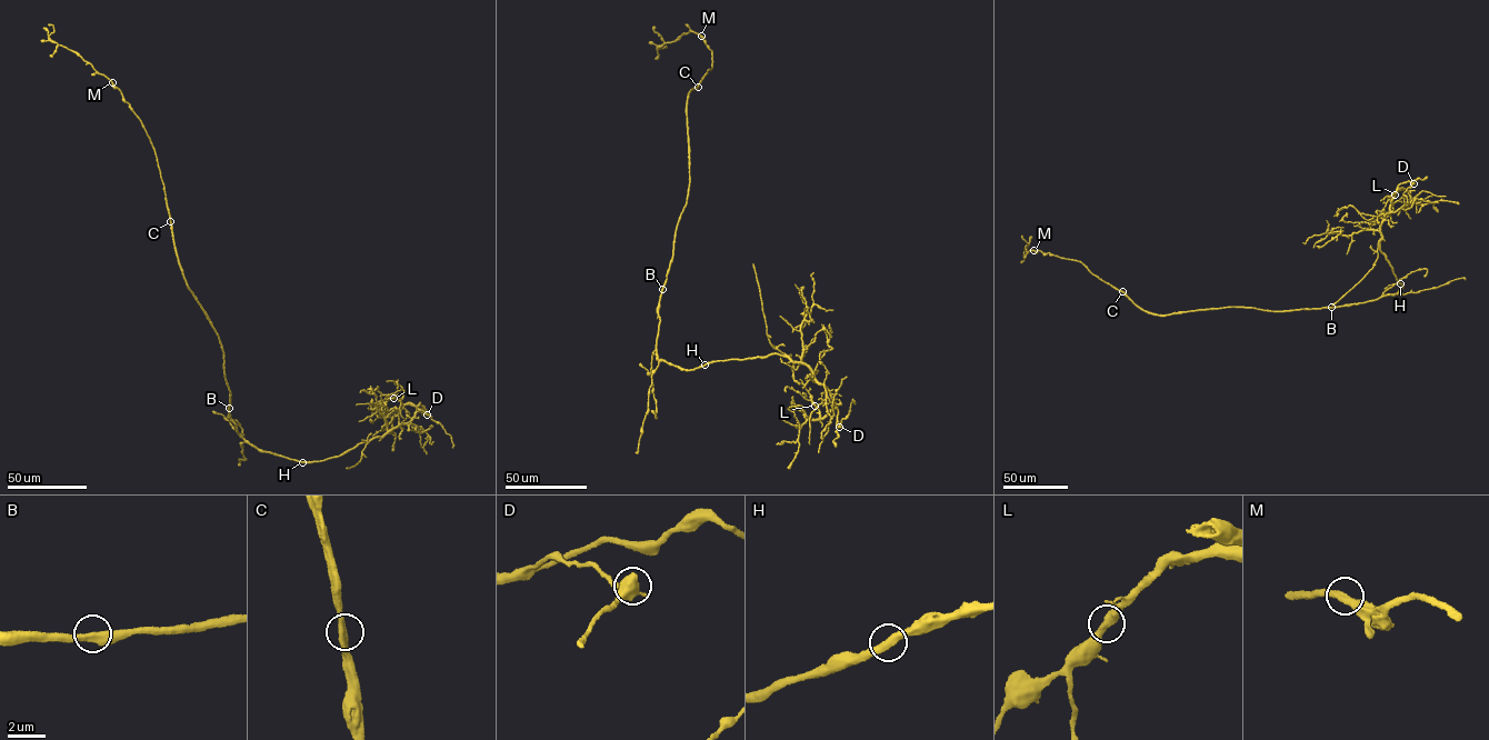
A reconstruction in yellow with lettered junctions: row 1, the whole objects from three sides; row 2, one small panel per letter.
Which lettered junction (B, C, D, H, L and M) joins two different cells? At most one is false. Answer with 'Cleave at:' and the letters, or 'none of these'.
Cleave at: C

